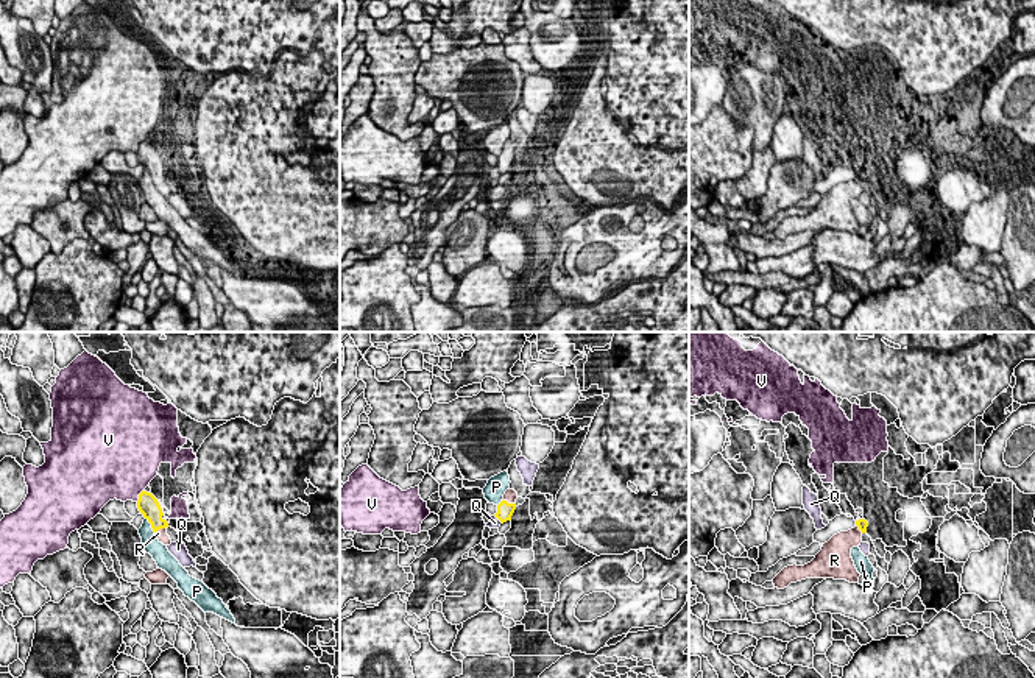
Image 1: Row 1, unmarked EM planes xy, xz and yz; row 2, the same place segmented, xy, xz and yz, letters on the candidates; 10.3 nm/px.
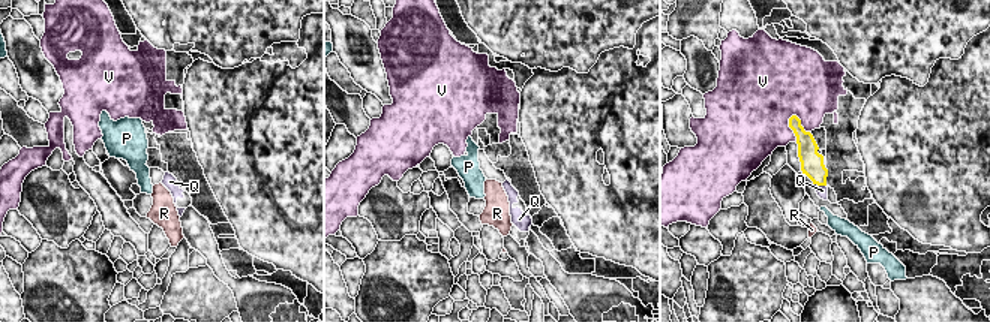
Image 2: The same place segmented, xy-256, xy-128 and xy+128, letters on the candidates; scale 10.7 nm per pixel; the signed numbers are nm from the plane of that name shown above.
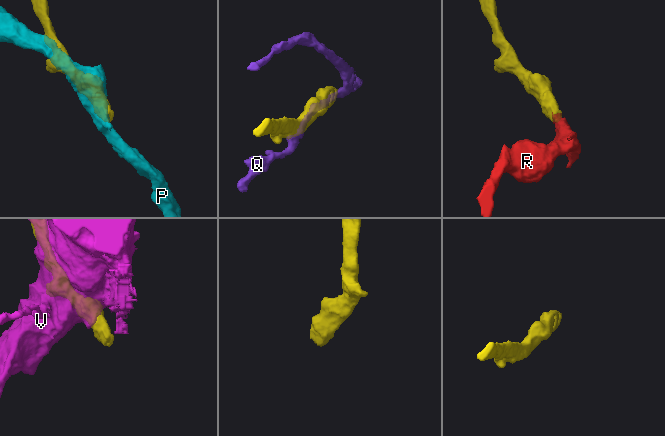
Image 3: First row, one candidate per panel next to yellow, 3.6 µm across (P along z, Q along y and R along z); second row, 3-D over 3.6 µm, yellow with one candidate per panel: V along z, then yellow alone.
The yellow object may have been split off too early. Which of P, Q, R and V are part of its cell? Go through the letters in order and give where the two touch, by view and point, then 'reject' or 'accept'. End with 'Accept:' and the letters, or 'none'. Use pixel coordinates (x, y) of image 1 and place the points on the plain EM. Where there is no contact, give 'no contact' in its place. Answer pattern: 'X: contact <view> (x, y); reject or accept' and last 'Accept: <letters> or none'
P: contact xy (151, 176); reject
Q: contact xz (499, 170); reject
R: contact xz (507, 153); accept
V: contact xy (139, 147); reject
Accept: R

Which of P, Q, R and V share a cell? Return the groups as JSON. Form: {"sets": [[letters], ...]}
{"sets": [["P"], ["Q"], ["R"], ["V"]]}

